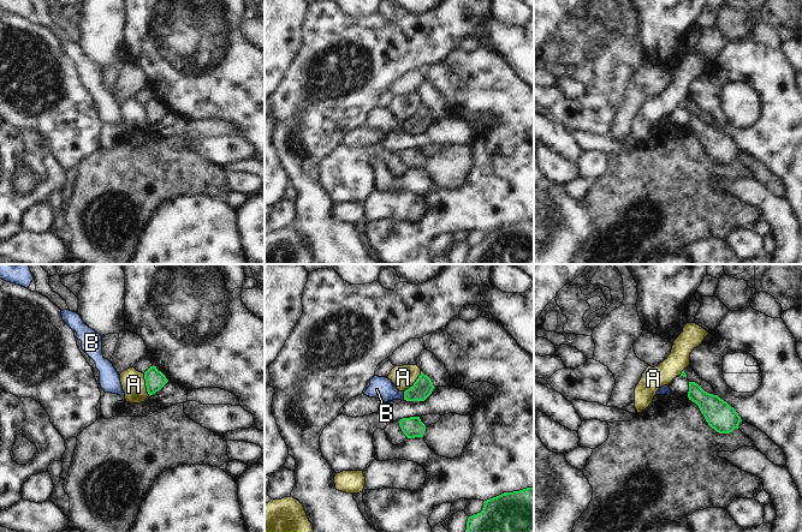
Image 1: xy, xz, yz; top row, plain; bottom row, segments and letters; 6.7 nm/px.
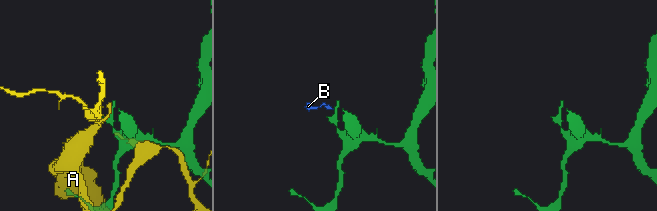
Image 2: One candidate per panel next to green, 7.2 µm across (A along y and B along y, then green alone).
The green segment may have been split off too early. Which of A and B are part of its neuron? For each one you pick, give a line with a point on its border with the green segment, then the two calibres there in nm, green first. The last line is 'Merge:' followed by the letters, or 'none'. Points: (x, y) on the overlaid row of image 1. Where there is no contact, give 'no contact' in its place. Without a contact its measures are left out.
Merge: none

